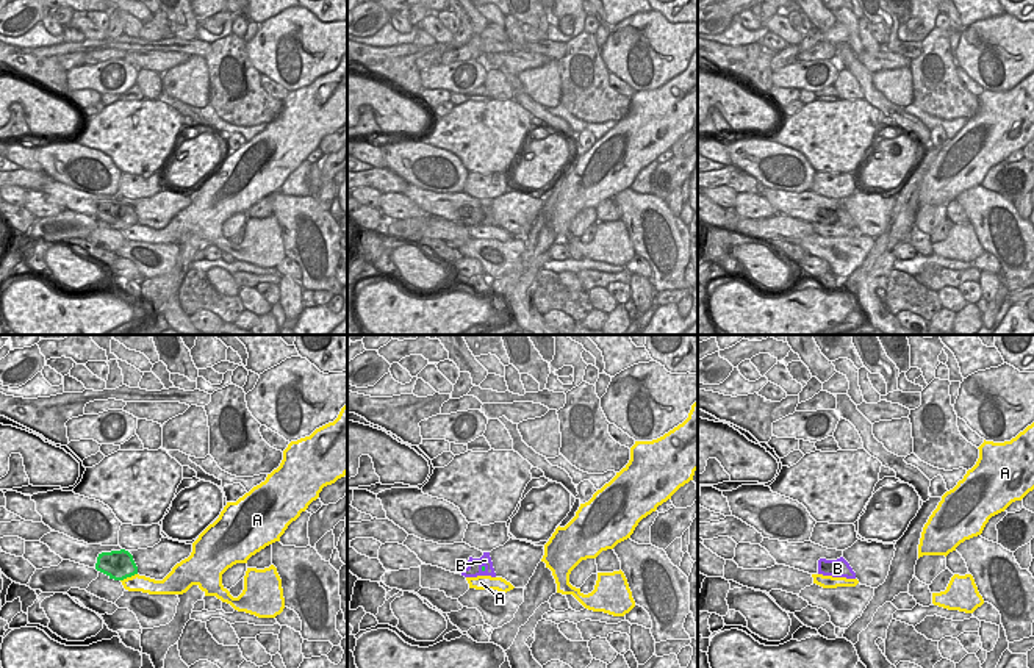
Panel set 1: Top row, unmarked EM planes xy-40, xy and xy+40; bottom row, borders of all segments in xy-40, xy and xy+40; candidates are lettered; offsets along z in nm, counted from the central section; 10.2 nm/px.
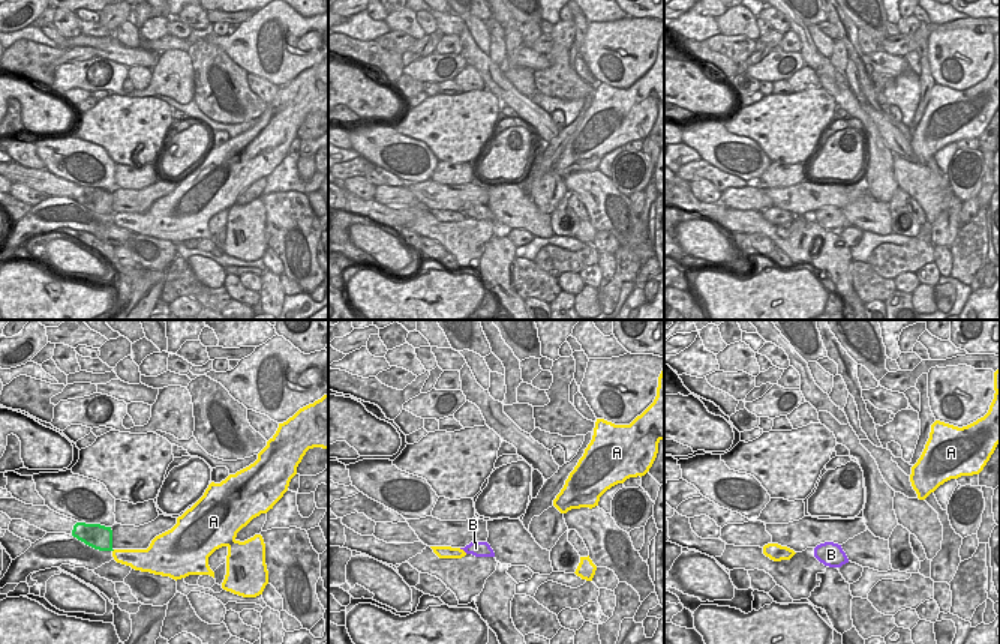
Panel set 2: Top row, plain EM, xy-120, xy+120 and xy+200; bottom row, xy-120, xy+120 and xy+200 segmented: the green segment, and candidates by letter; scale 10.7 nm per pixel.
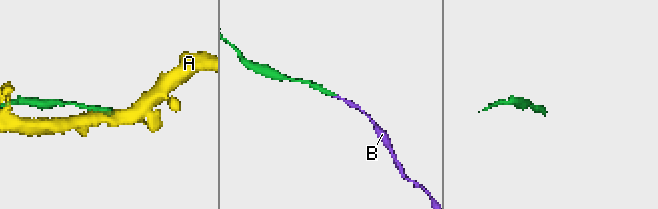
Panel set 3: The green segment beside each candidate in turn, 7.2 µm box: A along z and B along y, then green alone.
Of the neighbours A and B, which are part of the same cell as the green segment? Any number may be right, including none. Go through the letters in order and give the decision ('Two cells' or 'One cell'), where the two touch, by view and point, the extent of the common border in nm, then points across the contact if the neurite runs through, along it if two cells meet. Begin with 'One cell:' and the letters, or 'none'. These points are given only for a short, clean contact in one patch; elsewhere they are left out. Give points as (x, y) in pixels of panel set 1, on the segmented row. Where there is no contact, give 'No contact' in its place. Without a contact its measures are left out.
One cell: B
A: Two cells. Touches green at xy-40 (129, 576). Shared border 190 nm
B: One cell. Touches green at xy (482, 568). Shared border 80 nm. Path across: xy (482, 567), (482, 568), (474, 565)

